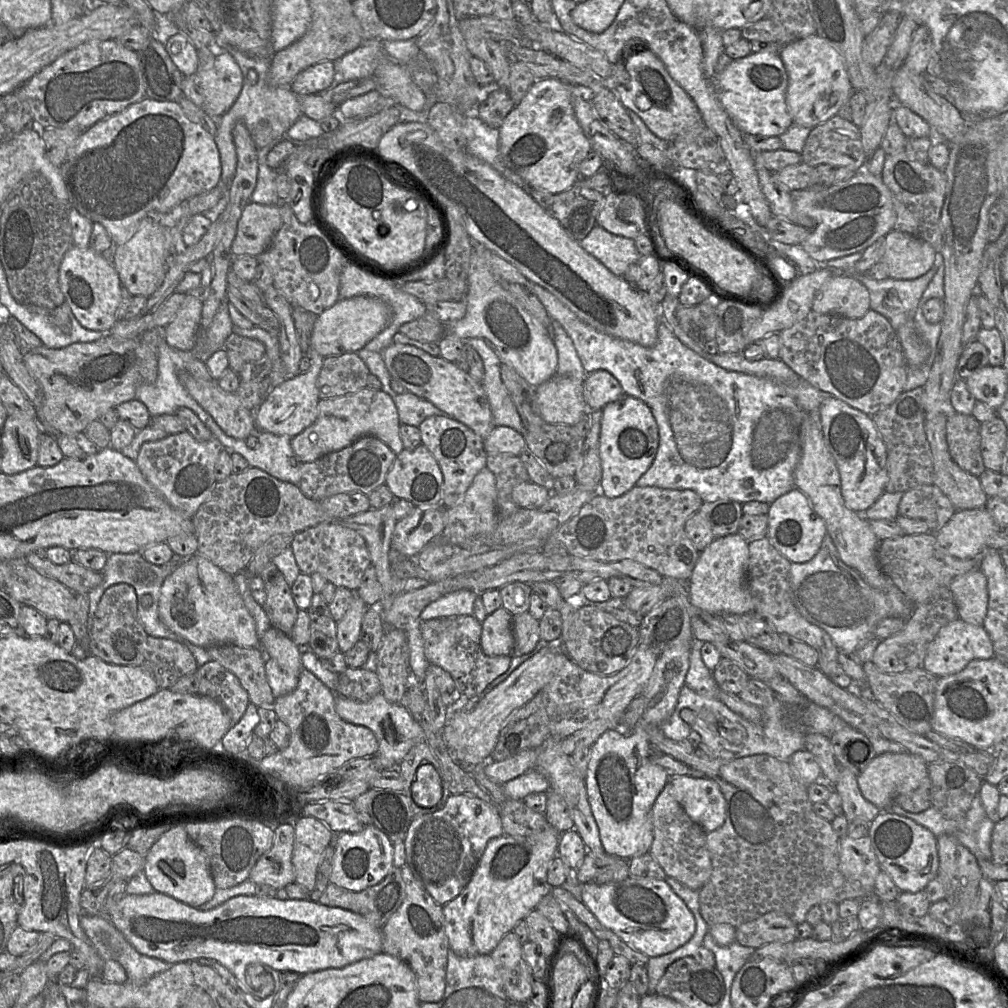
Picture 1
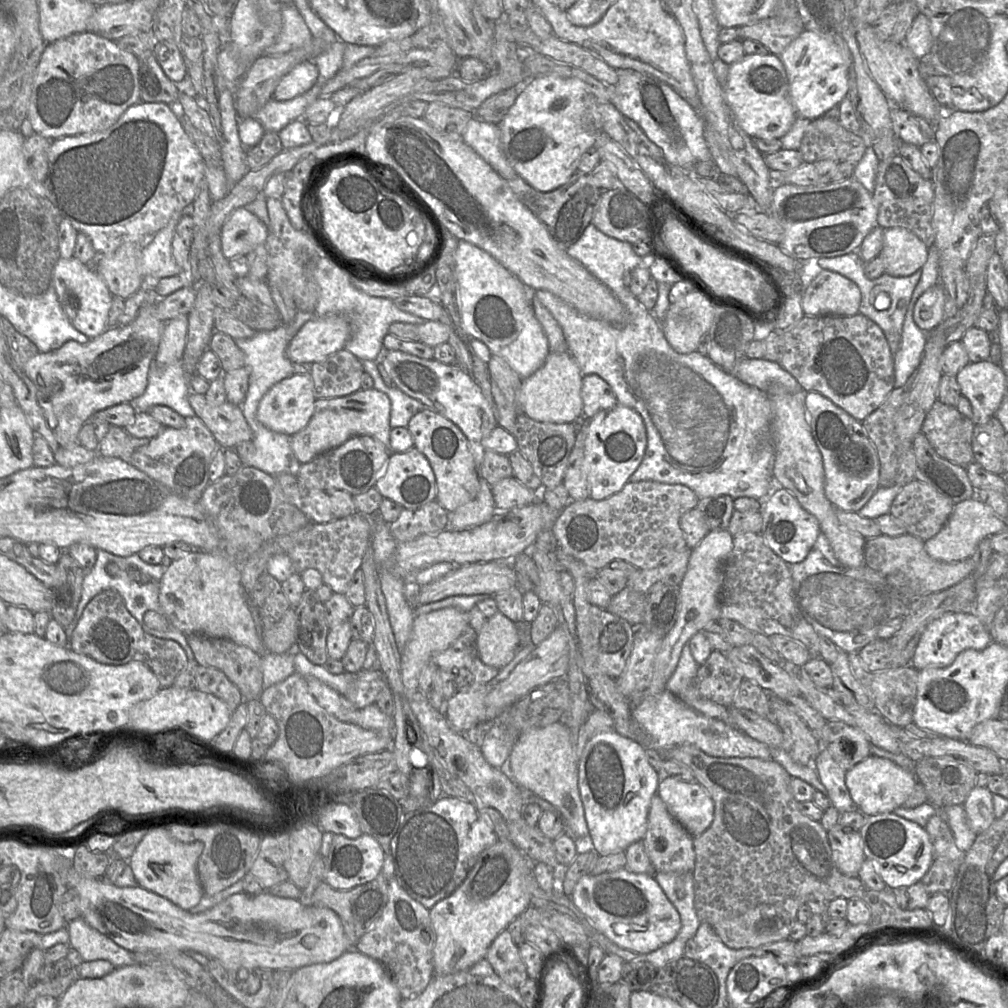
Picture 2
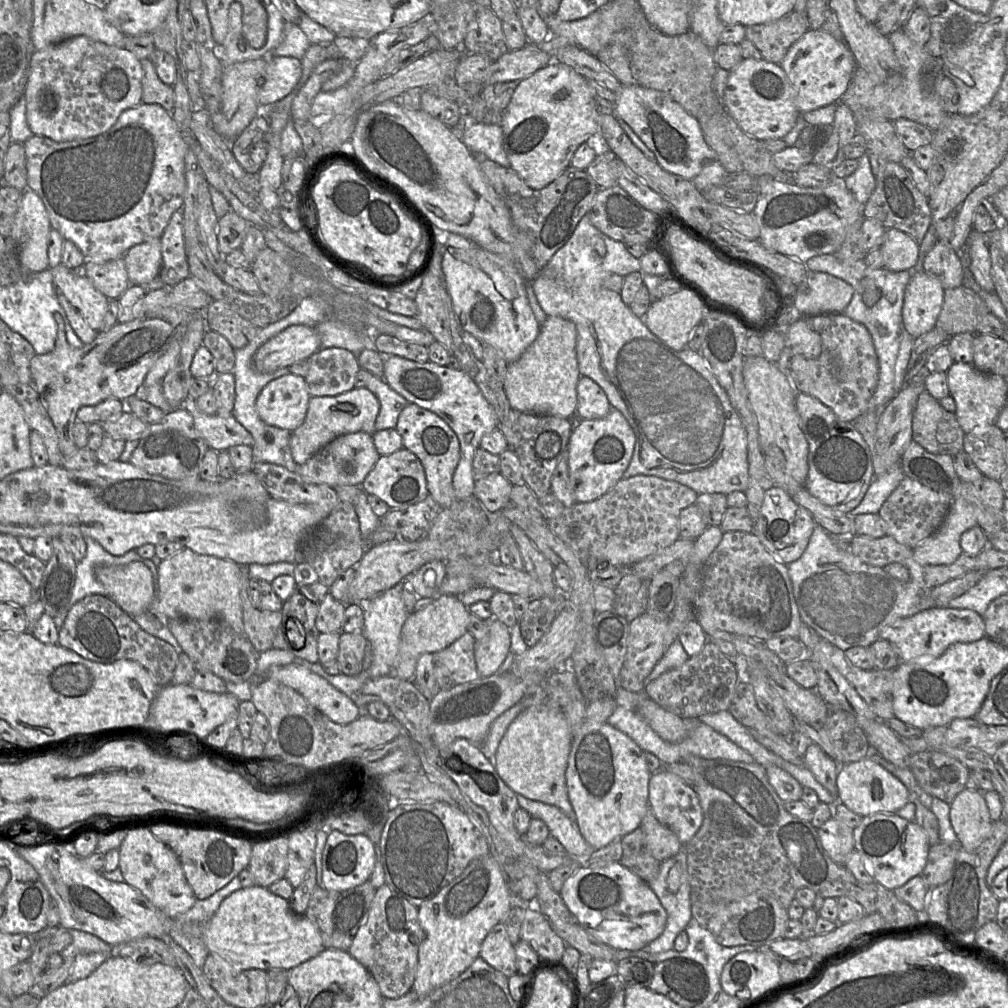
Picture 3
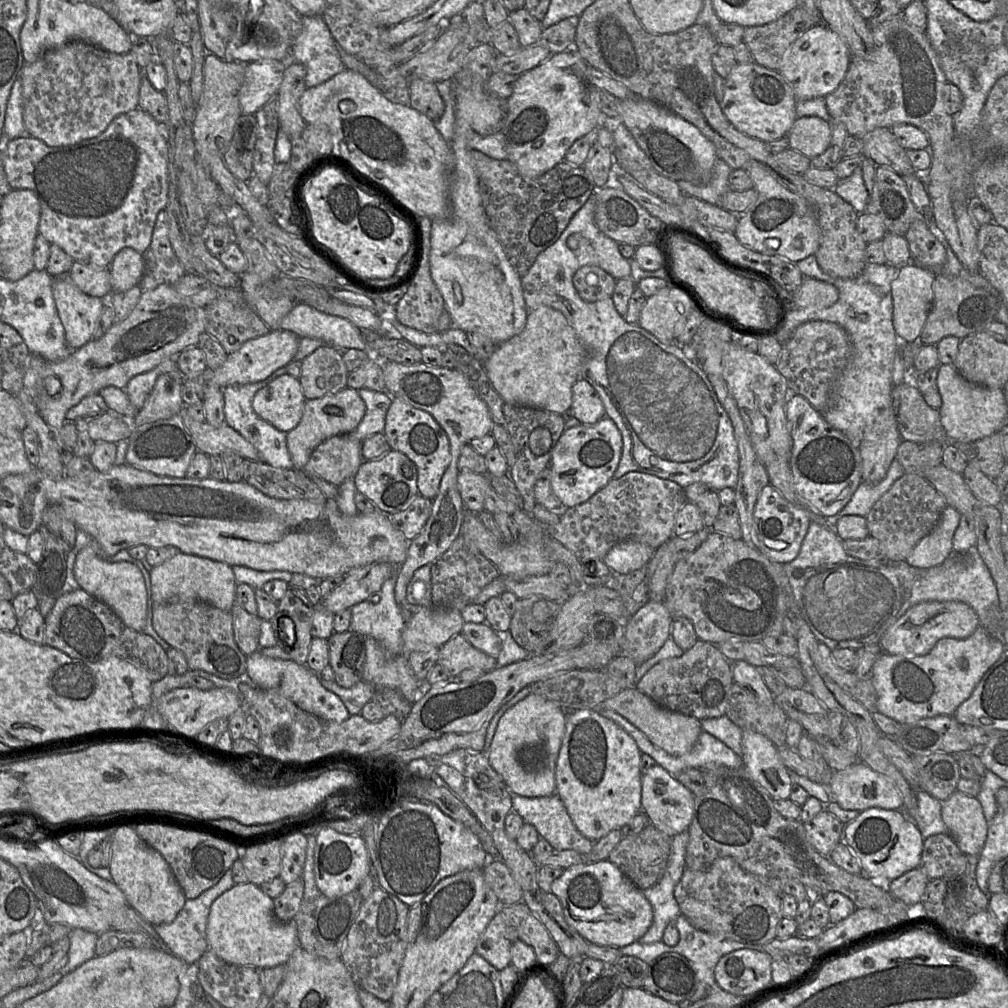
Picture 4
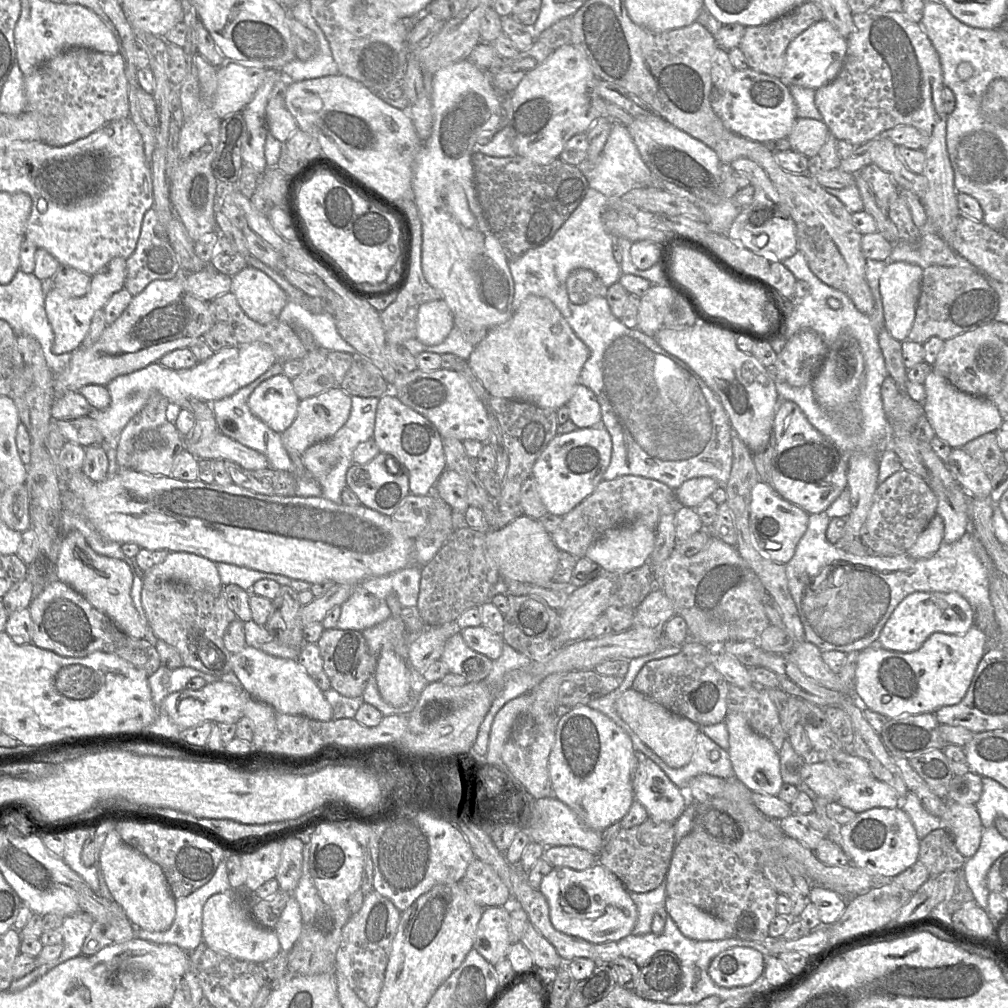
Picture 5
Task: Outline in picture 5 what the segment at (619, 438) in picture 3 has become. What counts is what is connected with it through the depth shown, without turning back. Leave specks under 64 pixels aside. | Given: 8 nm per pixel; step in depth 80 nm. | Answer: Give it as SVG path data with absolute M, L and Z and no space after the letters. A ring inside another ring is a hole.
M602 425L555 436L535 462L531 475L547 512L564 516L588 497L603 480L611 452L611 437Z

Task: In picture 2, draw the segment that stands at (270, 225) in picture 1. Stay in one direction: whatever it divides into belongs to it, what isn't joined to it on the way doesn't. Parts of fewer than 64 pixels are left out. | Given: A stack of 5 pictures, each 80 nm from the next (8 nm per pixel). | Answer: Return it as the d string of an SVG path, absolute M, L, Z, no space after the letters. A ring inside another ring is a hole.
M245 206L236 208L220 231L221 251L225 258L247 255L257 246L265 244L268 226Z

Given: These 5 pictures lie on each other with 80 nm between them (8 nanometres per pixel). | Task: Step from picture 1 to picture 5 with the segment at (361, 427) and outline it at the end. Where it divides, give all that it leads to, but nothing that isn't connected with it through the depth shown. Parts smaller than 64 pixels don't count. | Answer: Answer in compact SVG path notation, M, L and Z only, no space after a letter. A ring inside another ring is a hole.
M337 387L300 400L295 420L281 434L287 452L302 455L310 446L330 439L347 422L351 411L351 399L350 395Z

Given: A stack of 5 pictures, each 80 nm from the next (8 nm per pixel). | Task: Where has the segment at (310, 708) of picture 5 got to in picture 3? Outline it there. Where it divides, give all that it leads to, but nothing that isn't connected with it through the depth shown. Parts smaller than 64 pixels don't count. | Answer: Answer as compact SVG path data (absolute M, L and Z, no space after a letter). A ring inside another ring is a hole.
M294 662L272 667L266 678L293 688L337 724L349 724L362 715L361 709L348 696L324 678Z

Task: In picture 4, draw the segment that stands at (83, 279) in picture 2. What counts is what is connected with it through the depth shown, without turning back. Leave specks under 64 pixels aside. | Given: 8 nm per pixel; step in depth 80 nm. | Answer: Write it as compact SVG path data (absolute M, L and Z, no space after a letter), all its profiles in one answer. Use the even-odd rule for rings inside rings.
M53 277L53 298L57 312L65 331L65 339L73 349L78 349L93 339L96 323L102 312L105 300L83 293L66 277Z

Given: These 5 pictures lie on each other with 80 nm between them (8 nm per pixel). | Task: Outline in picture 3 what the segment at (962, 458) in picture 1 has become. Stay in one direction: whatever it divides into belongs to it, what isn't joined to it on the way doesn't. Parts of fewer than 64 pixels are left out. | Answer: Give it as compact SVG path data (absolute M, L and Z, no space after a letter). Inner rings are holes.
M927 391L919 395L912 421L914 441L929 452L955 456L964 450L965 436L954 413L943 408Z

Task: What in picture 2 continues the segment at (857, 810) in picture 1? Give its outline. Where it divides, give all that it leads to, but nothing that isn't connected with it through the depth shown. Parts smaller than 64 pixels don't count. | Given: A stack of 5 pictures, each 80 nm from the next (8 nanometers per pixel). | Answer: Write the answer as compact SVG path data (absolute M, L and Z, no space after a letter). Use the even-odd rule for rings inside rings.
M826 748L815 756L812 766L826 788L832 806L840 813L857 810L845 783L846 770L833 759Z

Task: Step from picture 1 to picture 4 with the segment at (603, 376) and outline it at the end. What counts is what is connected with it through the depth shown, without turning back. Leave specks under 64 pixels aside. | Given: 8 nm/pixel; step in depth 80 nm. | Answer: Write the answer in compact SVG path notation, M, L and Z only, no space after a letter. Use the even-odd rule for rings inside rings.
M579 378L572 387L572 416L581 424L595 424L605 417L605 408L596 390Z

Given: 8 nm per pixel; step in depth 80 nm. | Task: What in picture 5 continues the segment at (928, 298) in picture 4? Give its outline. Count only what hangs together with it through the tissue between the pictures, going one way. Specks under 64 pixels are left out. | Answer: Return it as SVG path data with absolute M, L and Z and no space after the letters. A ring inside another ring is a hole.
M890 261L884 268L879 280L879 292L882 299L884 328L898 341L907 340L912 328L918 299L921 292L923 268L904 261Z

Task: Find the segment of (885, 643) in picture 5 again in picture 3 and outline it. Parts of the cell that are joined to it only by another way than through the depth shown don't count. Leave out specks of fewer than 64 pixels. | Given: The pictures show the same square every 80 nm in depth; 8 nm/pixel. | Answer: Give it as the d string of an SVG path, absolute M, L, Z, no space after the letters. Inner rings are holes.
M932 607L885 627L880 639L891 642L903 662L926 663L940 657L955 643L971 643L986 636L983 616L971 609Z

